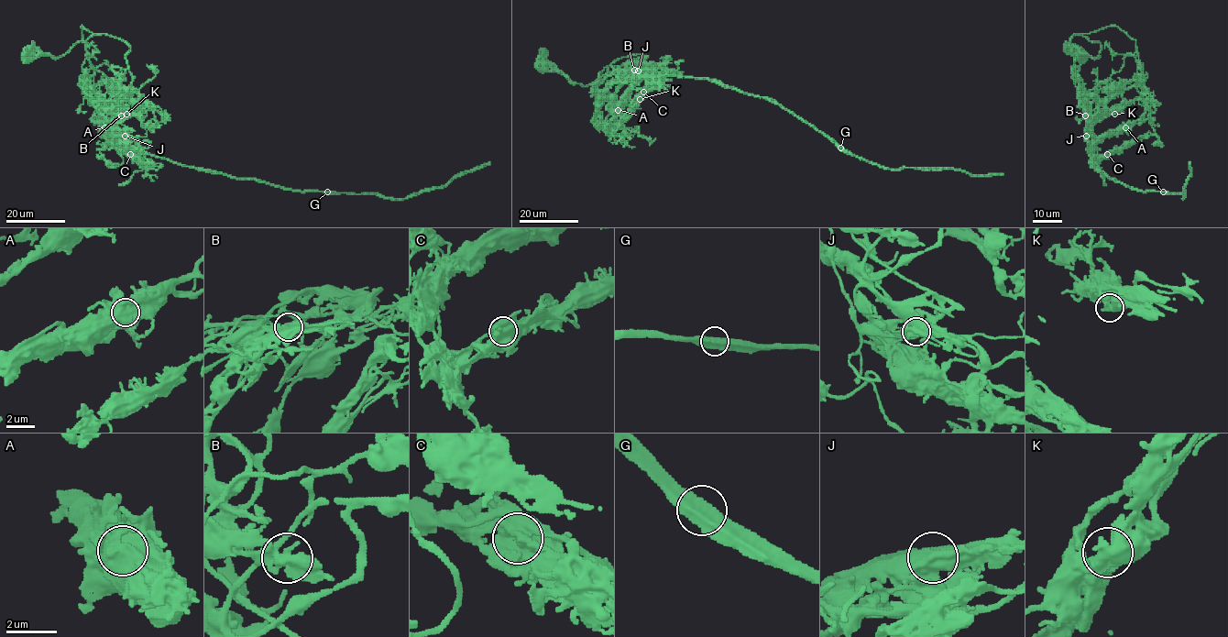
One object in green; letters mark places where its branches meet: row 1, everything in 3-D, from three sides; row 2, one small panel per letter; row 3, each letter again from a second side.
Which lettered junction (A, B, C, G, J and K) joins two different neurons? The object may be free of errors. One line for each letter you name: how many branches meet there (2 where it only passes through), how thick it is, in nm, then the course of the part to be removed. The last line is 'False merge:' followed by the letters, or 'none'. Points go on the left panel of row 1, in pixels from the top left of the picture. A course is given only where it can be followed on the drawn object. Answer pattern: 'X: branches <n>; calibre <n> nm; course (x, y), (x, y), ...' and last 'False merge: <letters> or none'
A: branches 1; calibre 1500 nm; course (104, 127), (130, 145), (186, 166), (300, 191), (374, 193), (405, 199), (444, 187), (458, 176), (489, 162)
False merge: A

